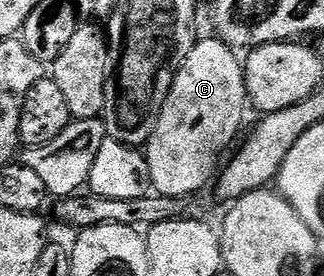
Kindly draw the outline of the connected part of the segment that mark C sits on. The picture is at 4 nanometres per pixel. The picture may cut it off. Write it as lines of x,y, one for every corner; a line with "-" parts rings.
217,37
209,38
199,38
192,53
182,62
160,109
156,129
144,144
150,186
159,195
186,199
196,194
210,178
211,182
219,166
218,158
231,150
230,142
234,138
239,138
246,107
248,111
243,60
234,56
237,55
235,48

